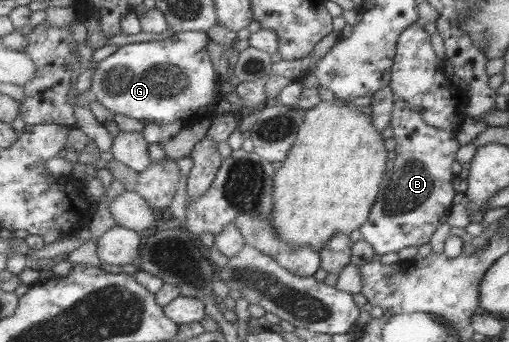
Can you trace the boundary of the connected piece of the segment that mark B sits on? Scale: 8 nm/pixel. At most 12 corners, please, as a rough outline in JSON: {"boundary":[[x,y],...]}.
{"boundary":[[403,99],[360,238],[380,255],[429,243],[456,192],[455,131]]}

